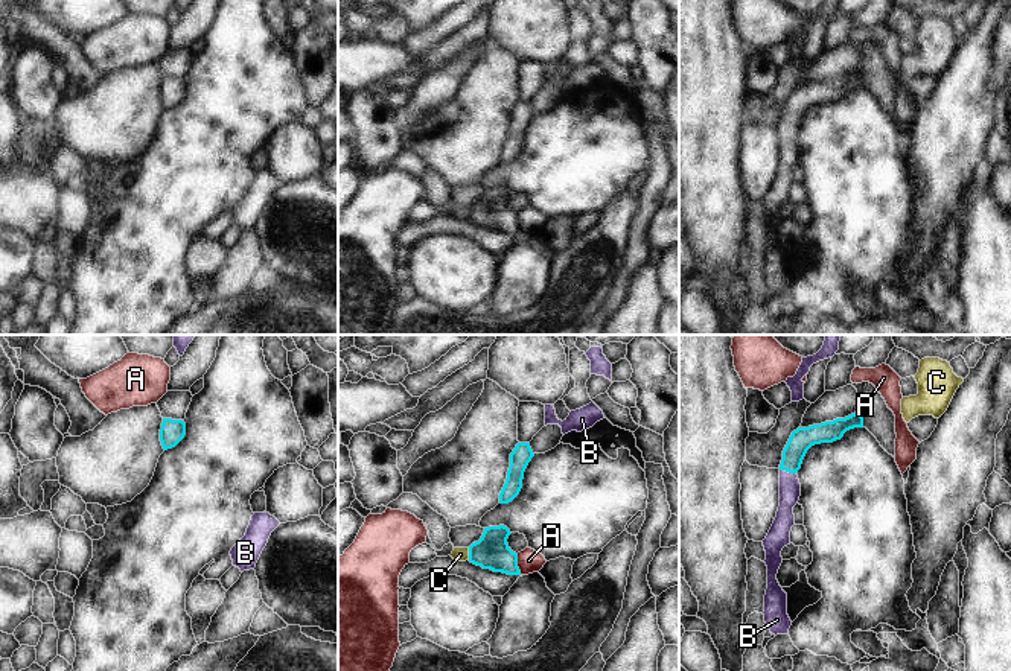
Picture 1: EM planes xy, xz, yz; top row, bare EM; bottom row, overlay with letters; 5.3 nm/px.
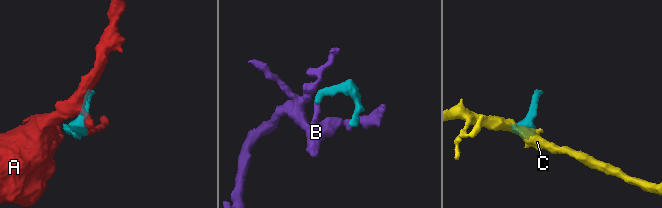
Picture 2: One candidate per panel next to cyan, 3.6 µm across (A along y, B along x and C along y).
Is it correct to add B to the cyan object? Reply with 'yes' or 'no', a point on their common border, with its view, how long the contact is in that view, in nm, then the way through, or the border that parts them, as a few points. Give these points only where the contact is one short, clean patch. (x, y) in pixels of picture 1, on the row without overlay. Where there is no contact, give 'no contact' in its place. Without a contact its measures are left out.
yes; contact yz (787, 130); length 90 nm; way yz (803, 98), (792, 114), (787, 130), (789, 143)

